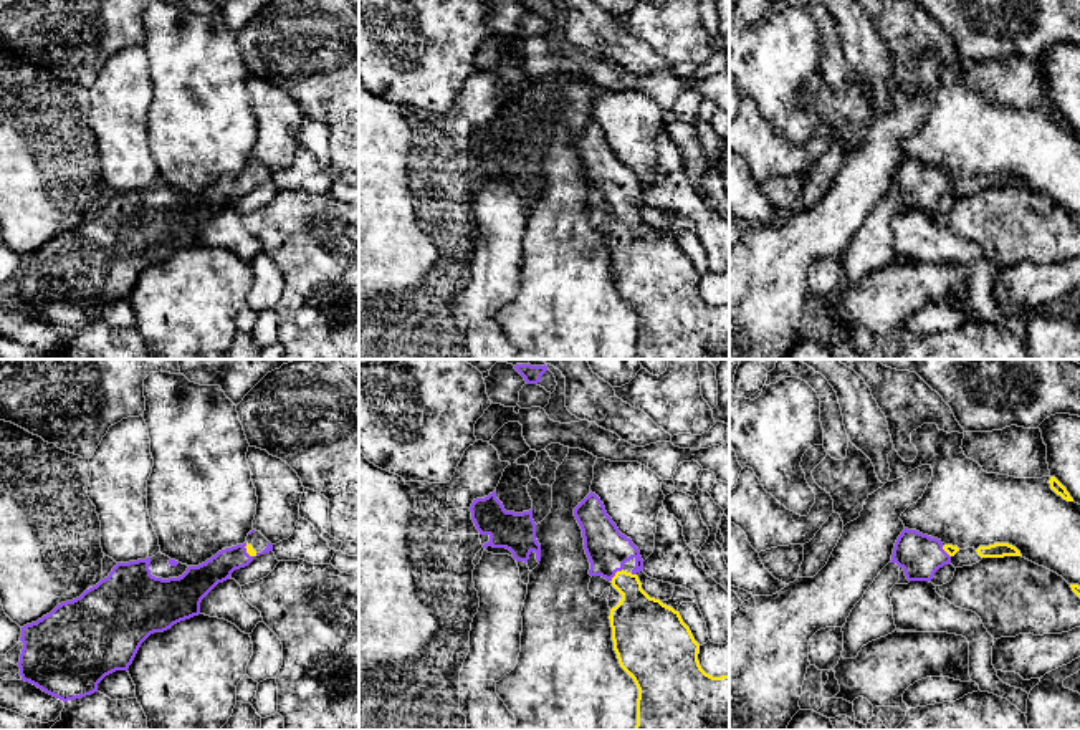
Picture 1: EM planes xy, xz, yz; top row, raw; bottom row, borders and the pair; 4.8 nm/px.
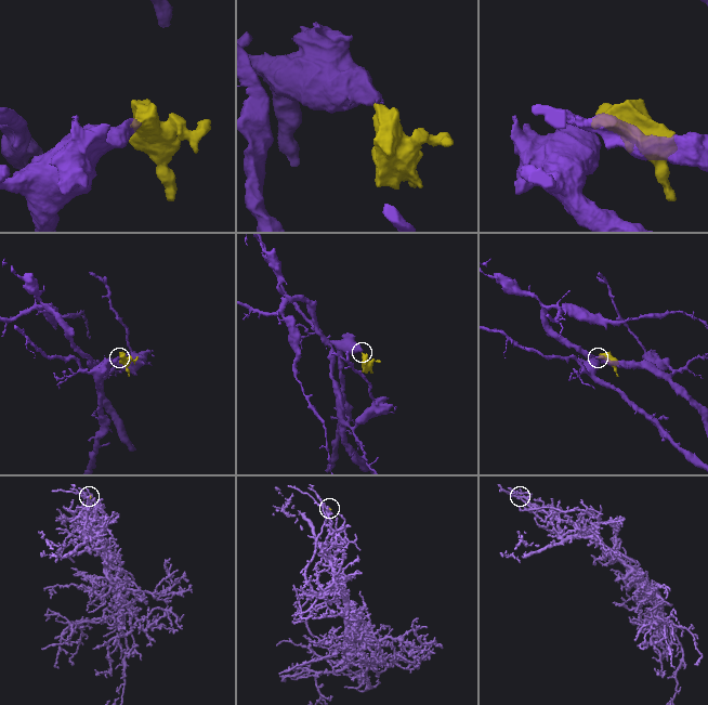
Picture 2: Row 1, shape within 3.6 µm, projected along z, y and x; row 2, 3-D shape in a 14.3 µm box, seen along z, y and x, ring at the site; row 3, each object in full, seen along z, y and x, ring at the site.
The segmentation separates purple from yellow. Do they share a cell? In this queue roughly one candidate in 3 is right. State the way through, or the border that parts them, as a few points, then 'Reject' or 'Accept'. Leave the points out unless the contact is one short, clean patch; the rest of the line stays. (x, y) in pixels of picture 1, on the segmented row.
Path across: xz (607, 550), (607, 561), (614, 575), (632, 593), (639, 619). Accept

